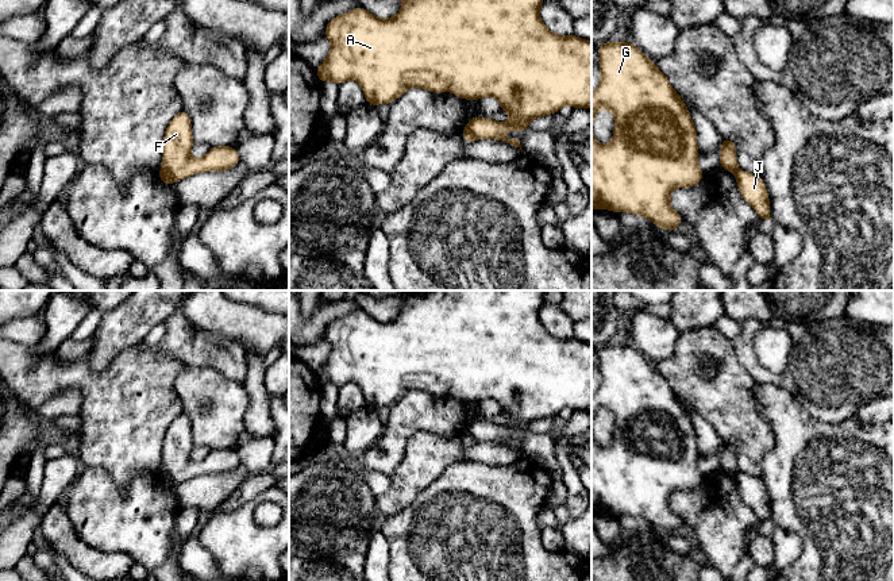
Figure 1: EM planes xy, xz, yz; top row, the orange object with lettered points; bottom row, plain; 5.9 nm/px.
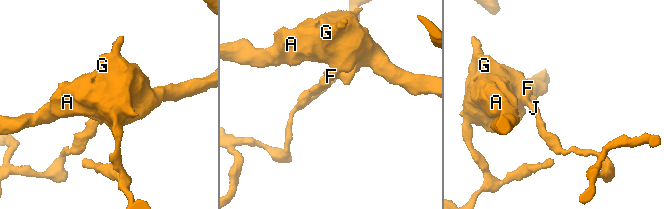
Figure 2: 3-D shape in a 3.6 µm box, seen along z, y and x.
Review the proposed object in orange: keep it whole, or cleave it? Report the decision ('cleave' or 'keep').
cleave

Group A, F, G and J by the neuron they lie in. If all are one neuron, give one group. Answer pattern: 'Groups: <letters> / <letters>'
Groups: A F G / J

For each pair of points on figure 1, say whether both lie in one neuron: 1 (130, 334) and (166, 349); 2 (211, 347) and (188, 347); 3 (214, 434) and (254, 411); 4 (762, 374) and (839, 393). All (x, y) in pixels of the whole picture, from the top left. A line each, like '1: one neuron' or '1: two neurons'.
1: two neurons
2: one neuron
3: two neurons
4: one neuron

